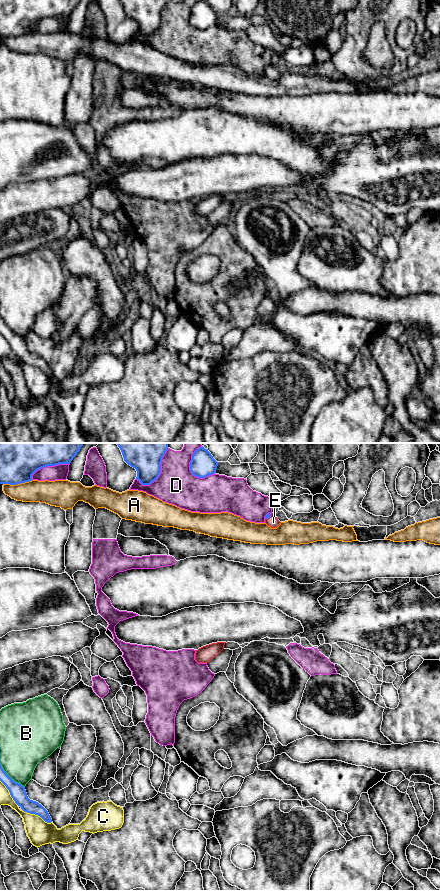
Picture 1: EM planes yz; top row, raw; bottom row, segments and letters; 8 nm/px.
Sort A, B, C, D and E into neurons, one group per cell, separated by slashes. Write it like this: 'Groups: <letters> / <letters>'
Groups: A / B / C / D / E

